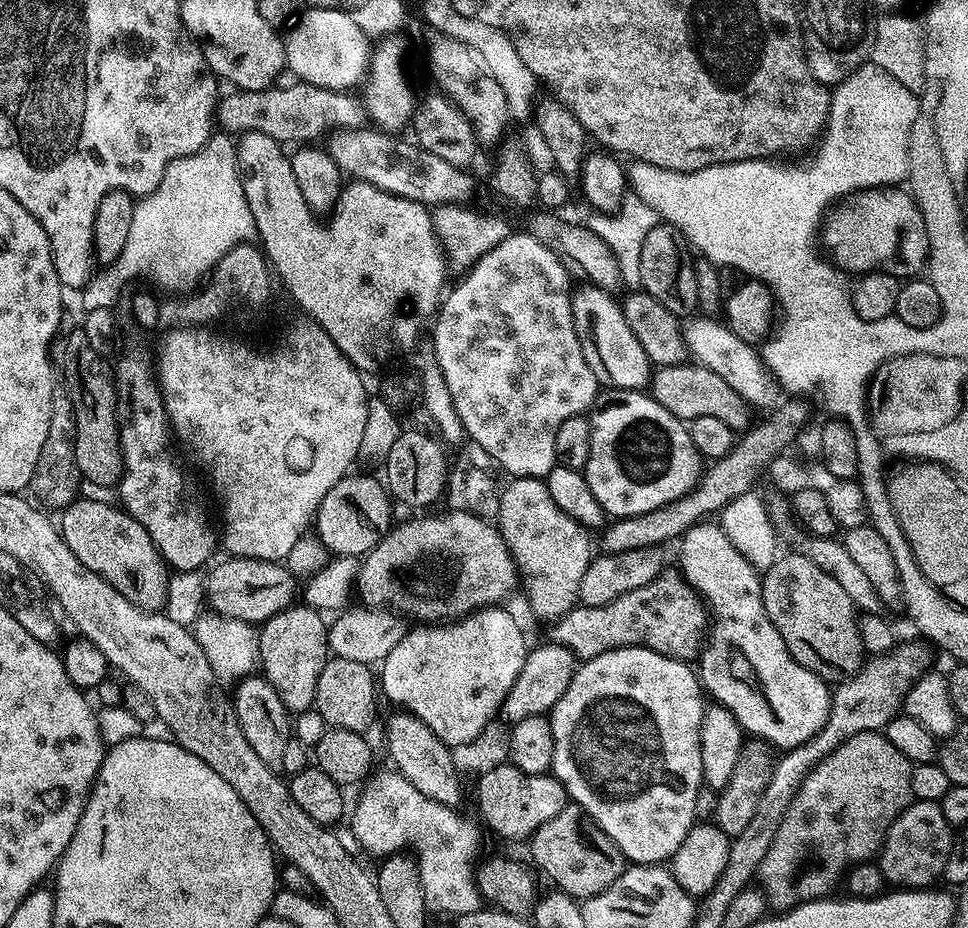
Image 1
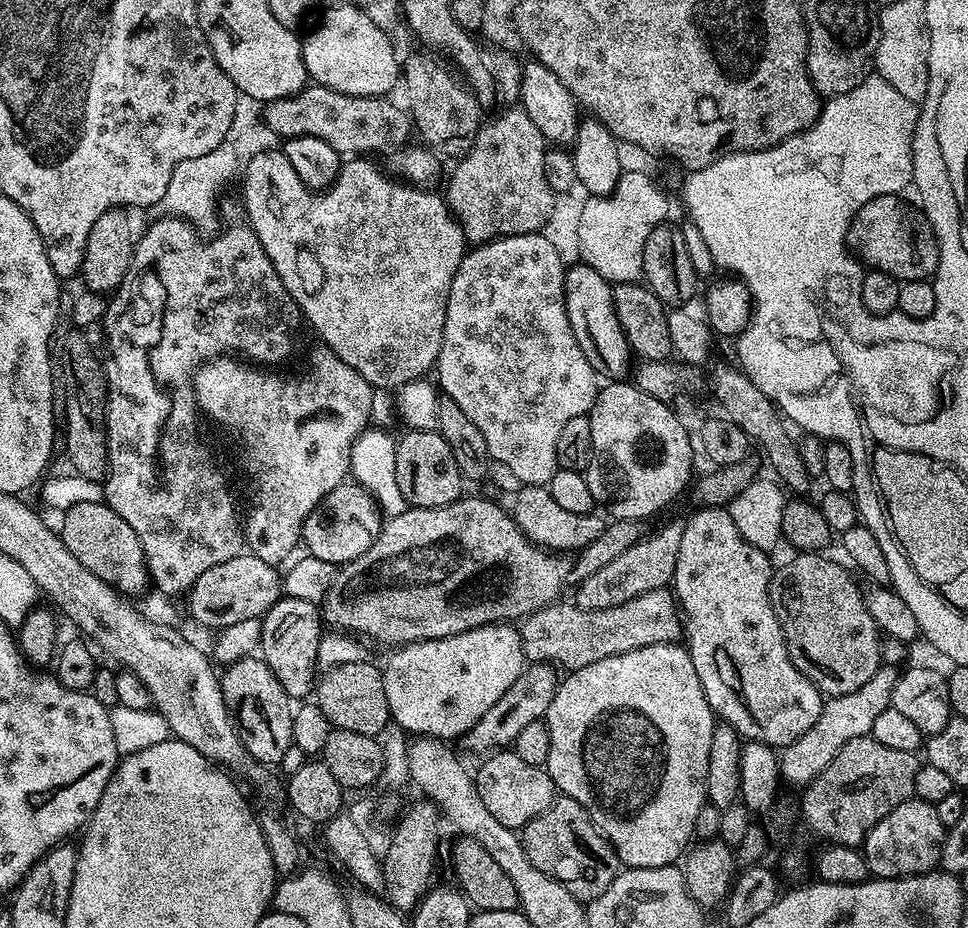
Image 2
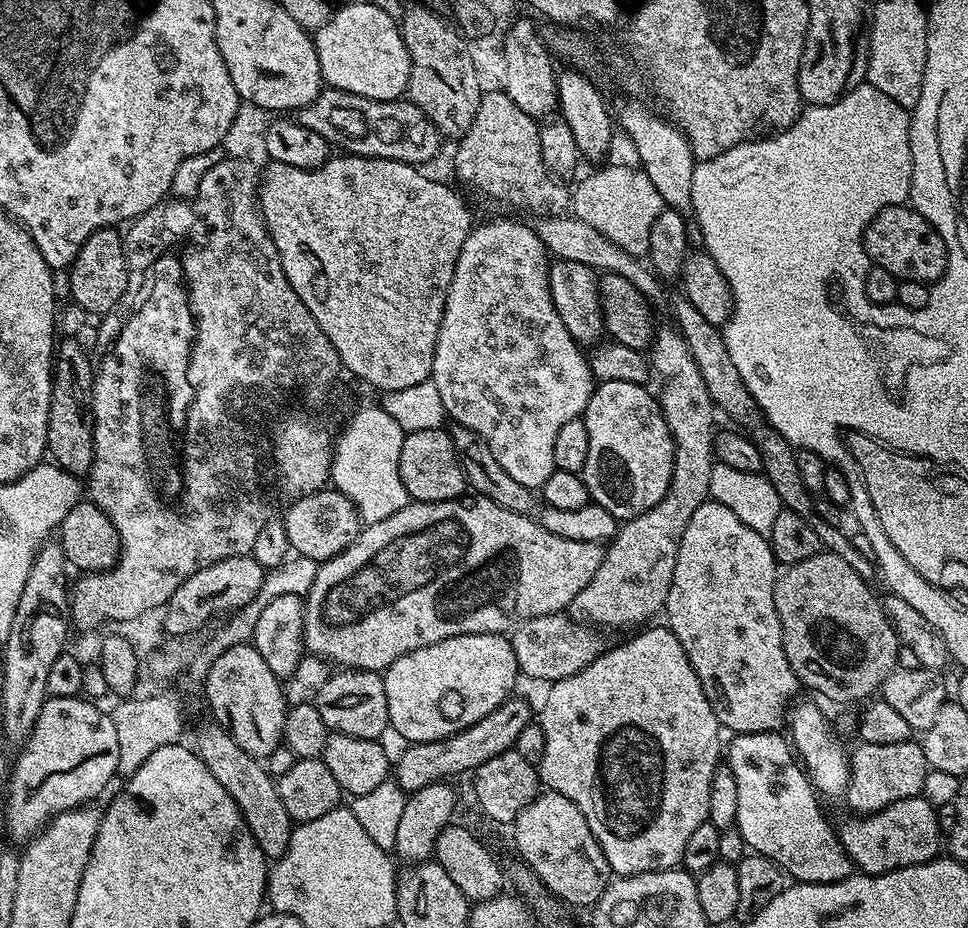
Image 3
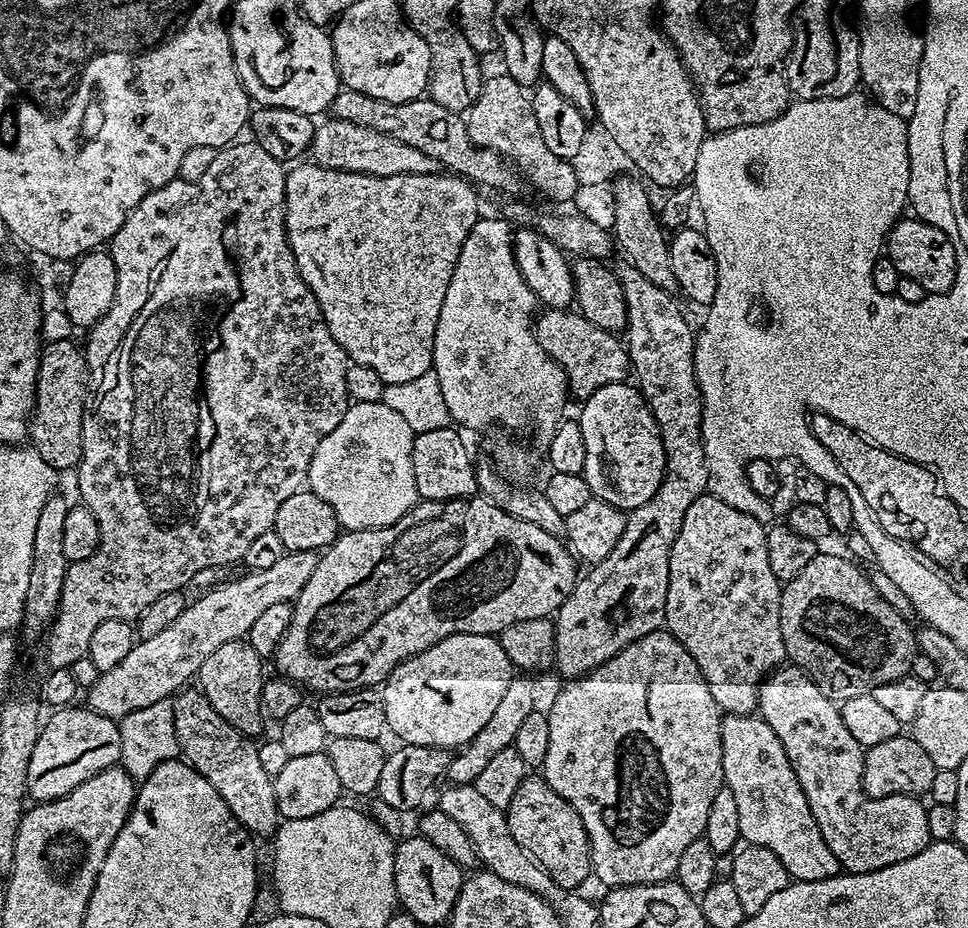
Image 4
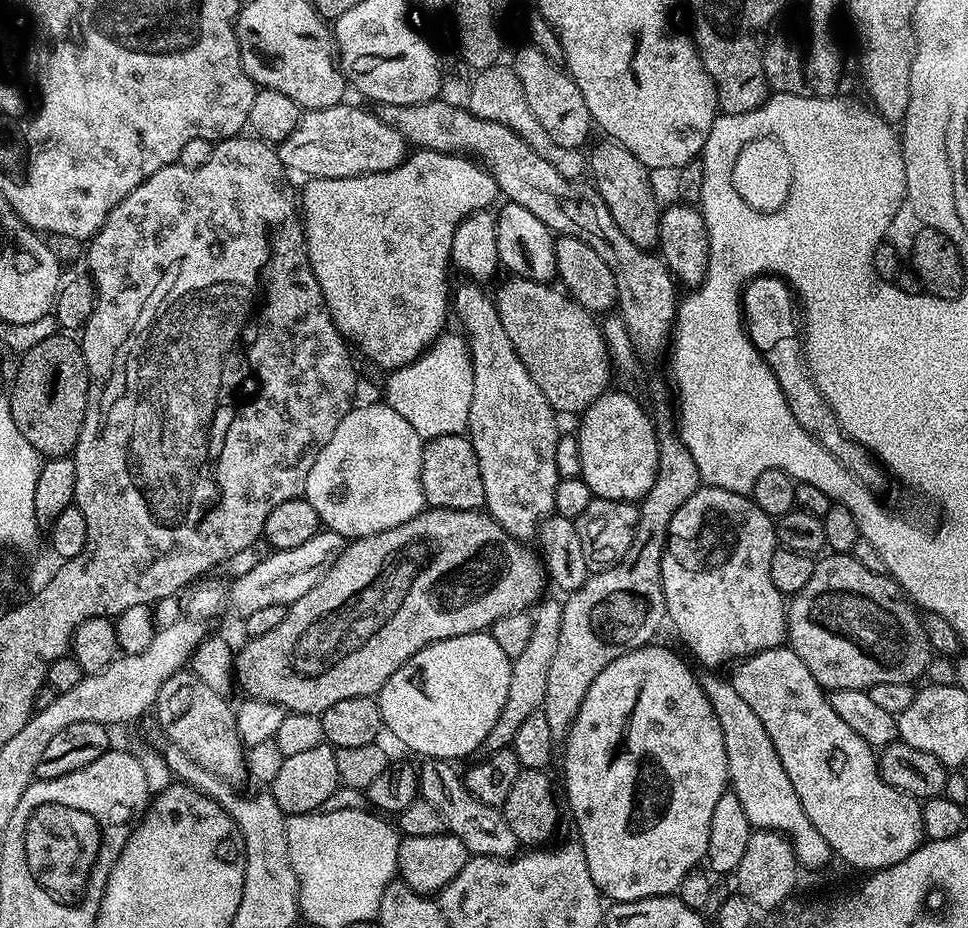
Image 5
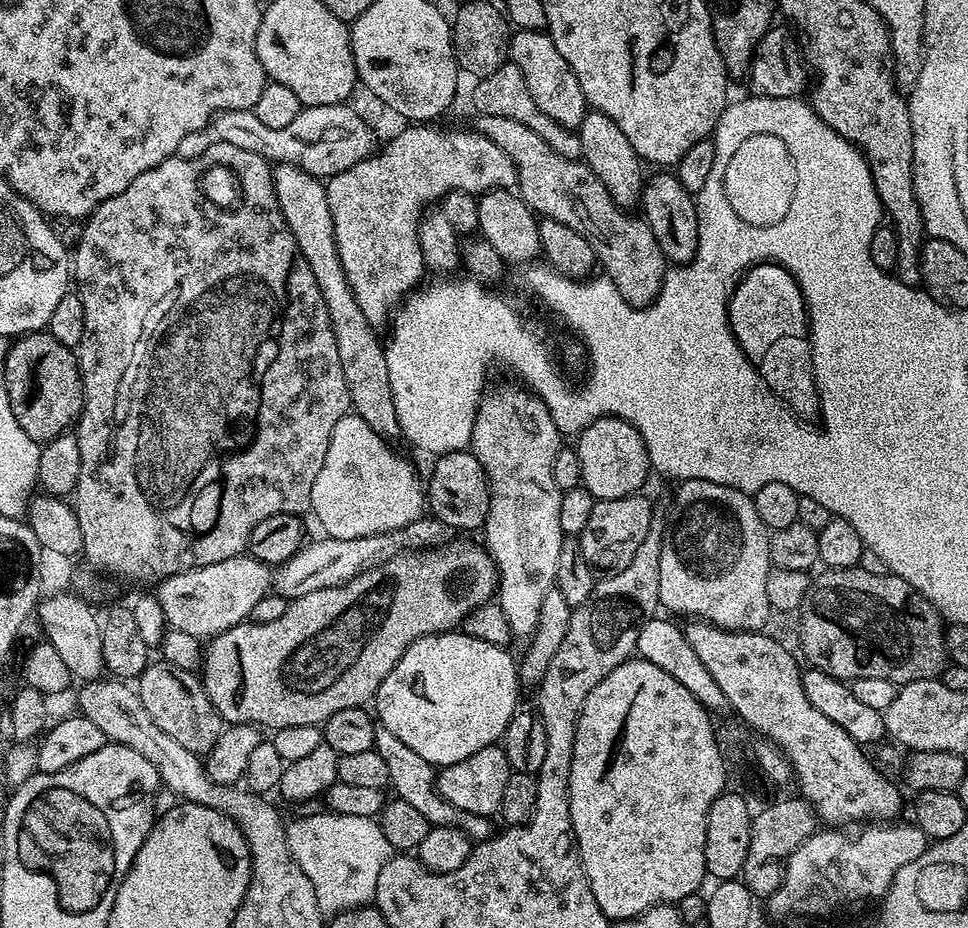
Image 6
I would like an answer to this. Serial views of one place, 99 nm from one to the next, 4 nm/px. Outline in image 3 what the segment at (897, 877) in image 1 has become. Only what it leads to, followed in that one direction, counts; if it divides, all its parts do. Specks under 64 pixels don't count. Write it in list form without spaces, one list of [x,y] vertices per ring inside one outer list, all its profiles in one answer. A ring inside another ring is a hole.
[[[923,795],[912,796],[886,806],[881,812],[861,815],[839,825],[838,835],[853,865],[861,873],[880,876],[906,866],[925,864],[942,852],[942,829],[936,809]]]

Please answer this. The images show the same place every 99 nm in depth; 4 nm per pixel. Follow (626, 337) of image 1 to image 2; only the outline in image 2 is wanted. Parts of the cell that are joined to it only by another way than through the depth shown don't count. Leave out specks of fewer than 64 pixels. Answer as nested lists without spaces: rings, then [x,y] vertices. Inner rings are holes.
[[[583,262],[569,267],[564,273],[564,305],[566,318],[570,318],[570,330],[574,330],[574,338],[578,338],[578,346],[582,346],[582,354],[596,368],[597,373],[608,375],[608,378],[624,378],[630,372],[628,356],[630,349],[622,326],[618,322],[618,314],[612,301],[613,285]]]

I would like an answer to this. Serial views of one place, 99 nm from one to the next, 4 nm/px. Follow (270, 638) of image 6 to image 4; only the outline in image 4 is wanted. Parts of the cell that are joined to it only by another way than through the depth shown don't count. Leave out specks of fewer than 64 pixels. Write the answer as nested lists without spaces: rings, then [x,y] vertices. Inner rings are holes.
[[[470,496],[466,500],[420,500],[402,518],[392,525],[381,528],[362,529],[360,531],[341,531],[333,544],[319,553],[314,574],[310,574],[310,582],[302,586],[292,604],[292,617],[286,634],[278,642],[274,653],[275,670],[285,680],[292,681],[301,689],[327,694],[330,692],[349,692],[355,688],[376,688],[383,685],[388,675],[404,660],[422,654],[430,646],[442,642],[458,634],[478,634],[479,636],[496,636],[506,626],[514,626],[514,622],[542,620],[551,617],[570,598],[578,579],[576,572],[578,560],[570,551],[569,545],[554,534],[546,534],[542,526],[534,526],[534,522],[522,522],[522,518],[514,518],[506,514],[494,501],[486,496]]]

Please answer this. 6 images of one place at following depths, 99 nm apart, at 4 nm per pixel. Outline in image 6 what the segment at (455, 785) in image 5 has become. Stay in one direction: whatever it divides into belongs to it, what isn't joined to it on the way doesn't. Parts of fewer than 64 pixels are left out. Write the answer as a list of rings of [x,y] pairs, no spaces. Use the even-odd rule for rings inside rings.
[[[382,726],[377,727],[374,747],[378,754],[382,754],[386,767],[390,770],[388,782],[391,791],[396,791],[393,793],[399,799],[410,802],[410,806],[414,806],[414,810],[422,813],[422,818],[426,818],[429,825],[450,824],[453,828],[464,831],[473,842],[489,840],[494,835],[493,821],[489,817],[458,810],[453,804],[446,802],[446,798],[442,798],[442,794],[434,787],[434,781],[438,775],[437,769],[430,762],[426,762],[426,758],[420,757],[415,750],[410,750],[406,742],[401,742],[395,734],[390,734],[390,730]]]

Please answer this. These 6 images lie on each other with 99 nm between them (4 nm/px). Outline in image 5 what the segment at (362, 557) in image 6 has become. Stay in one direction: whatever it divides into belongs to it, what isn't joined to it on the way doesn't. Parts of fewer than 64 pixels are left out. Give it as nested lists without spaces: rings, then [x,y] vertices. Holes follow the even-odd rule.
[[[321,530],[314,534],[314,538],[302,542],[302,546],[294,546],[294,550],[273,551],[271,554],[265,555],[264,560],[258,562],[258,566],[254,566],[254,570],[250,570],[250,574],[242,574],[231,581],[230,604],[233,604],[240,611],[240,614],[247,614],[265,606],[293,604],[298,598],[302,598],[302,594],[306,594],[306,590],[310,590],[310,586],[314,586],[322,579],[326,570],[330,570],[330,566],[334,566],[334,562],[344,552],[345,547],[346,539],[342,534]]]

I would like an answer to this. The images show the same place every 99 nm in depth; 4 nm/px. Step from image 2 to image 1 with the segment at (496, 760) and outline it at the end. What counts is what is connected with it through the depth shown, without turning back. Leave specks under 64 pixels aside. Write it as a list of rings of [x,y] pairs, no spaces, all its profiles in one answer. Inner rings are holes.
[[[510,762],[481,775],[478,781],[480,806],[485,820],[498,835],[505,836],[508,840],[527,841],[541,826],[549,824],[563,811],[565,804],[570,800],[563,782],[555,780],[552,774],[531,776],[518,770]]]

